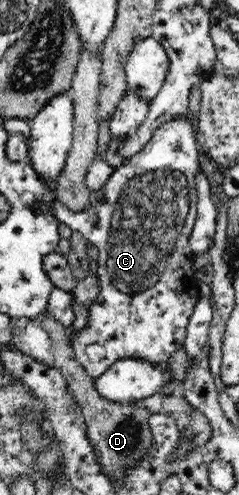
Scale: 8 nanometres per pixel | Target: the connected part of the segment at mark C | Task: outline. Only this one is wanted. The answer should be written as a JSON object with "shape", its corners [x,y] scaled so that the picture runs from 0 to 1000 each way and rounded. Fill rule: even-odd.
{"shape":[[[782,232],[669,253],[586,307],[527,323],[519,335],[473,343],[435,376],[381,390],[372,414],[347,430],[393,444],[276,444],[280,420],[238,400],[209,420],[251,451],[343,469],[368,493],[402,497],[414,509],[389,552],[402,554],[418,594],[372,620],[360,659],[322,665],[301,683],[314,723],[389,768],[427,760],[494,725],[632,727],[690,737],[720,713],[766,703],[782,661],[837,600],[833,566],[812,554],[816,519],[791,499],[791,481],[828,424],[820,352],[845,343],[833,325],[845,307],[787,240]],[[377,695],[435,703],[444,715],[427,727],[393,731],[368,723],[360,703]]]}

